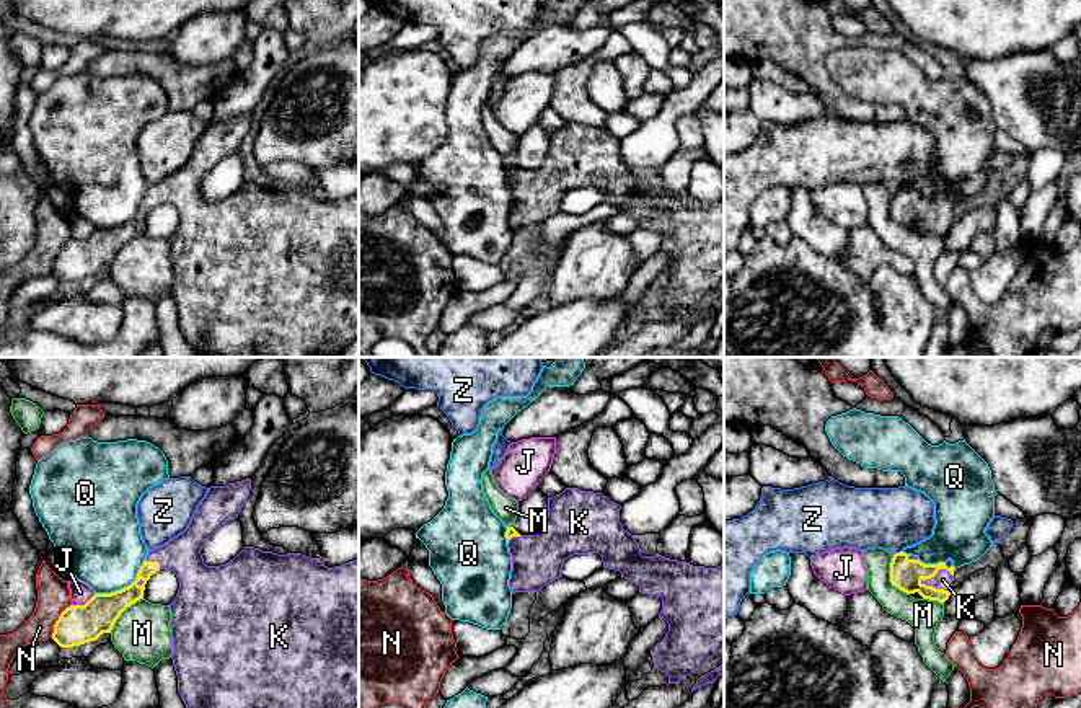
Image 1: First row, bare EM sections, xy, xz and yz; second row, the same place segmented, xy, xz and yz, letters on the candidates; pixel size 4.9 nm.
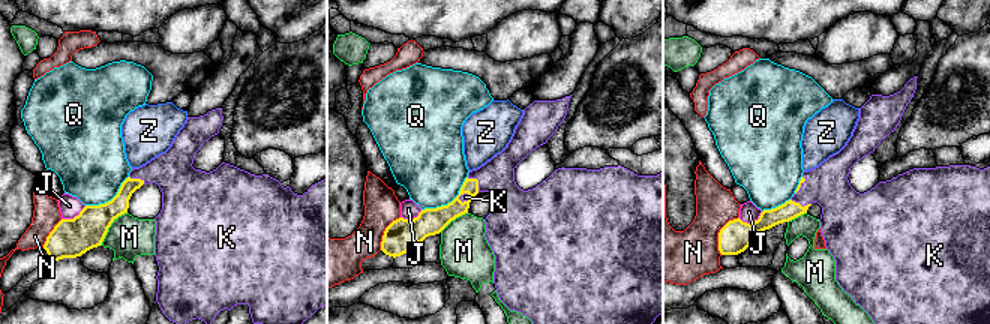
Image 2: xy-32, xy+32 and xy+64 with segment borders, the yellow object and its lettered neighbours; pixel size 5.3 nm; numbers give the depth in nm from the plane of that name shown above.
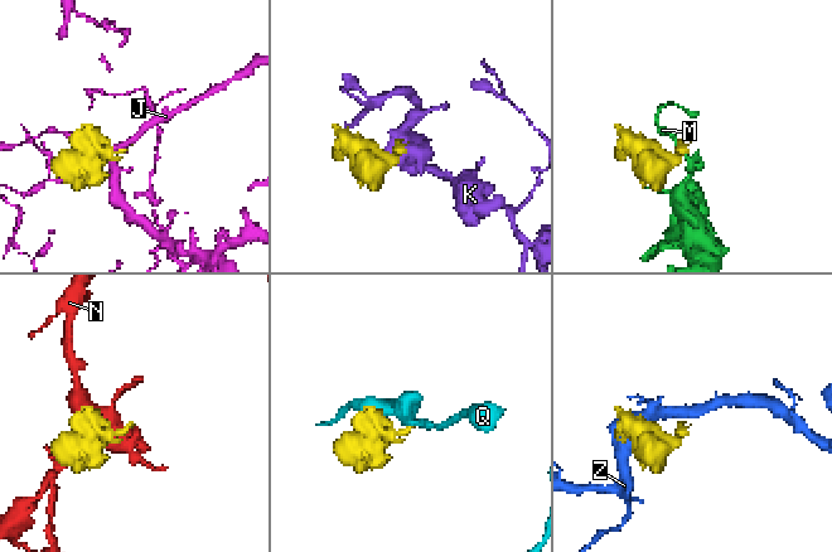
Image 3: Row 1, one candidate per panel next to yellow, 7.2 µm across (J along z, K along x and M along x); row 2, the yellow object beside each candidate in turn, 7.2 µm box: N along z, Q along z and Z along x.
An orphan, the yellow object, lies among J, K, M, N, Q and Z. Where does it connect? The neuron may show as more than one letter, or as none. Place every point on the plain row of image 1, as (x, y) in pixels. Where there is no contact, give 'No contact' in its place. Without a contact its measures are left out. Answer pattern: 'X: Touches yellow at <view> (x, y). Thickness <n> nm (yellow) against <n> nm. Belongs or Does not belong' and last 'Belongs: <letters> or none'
J: Touches yellow at xy (85, 238). Thickness 190 nm (yellow) against 110 nm. Does not belong
K: Touches yellow at yz (935, 209). Thickness 150 nm (yellow) against 90 nm. Belongs
M: Touches yellow at yz (891, 212). Thickness 150 nm (yellow) against 160 nm. Does not belong
N: Touches yellow at xy (57, 255). Thickness 190 nm (yellow) against 160 nm. Does not belong
Q: Touches yellow at xy (124, 222). Thickness 180 nm (yellow) against 380 nm. Does not belong
Z: Touches yellow at yz (897, 188). Thickness 150 nm (yellow) against 300 nm. Does not belong
Belongs: K

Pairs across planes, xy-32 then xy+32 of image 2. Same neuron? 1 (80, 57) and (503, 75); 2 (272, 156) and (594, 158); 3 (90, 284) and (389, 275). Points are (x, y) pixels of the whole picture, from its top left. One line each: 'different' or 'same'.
1: same
2: same
3: different

